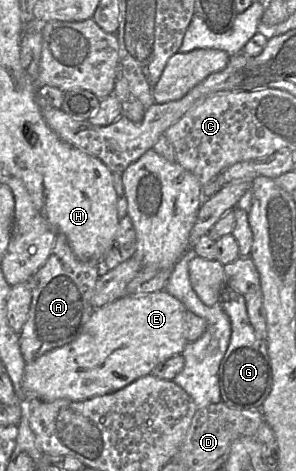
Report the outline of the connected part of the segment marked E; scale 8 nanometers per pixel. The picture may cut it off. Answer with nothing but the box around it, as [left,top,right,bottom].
[21,290,188,401]

